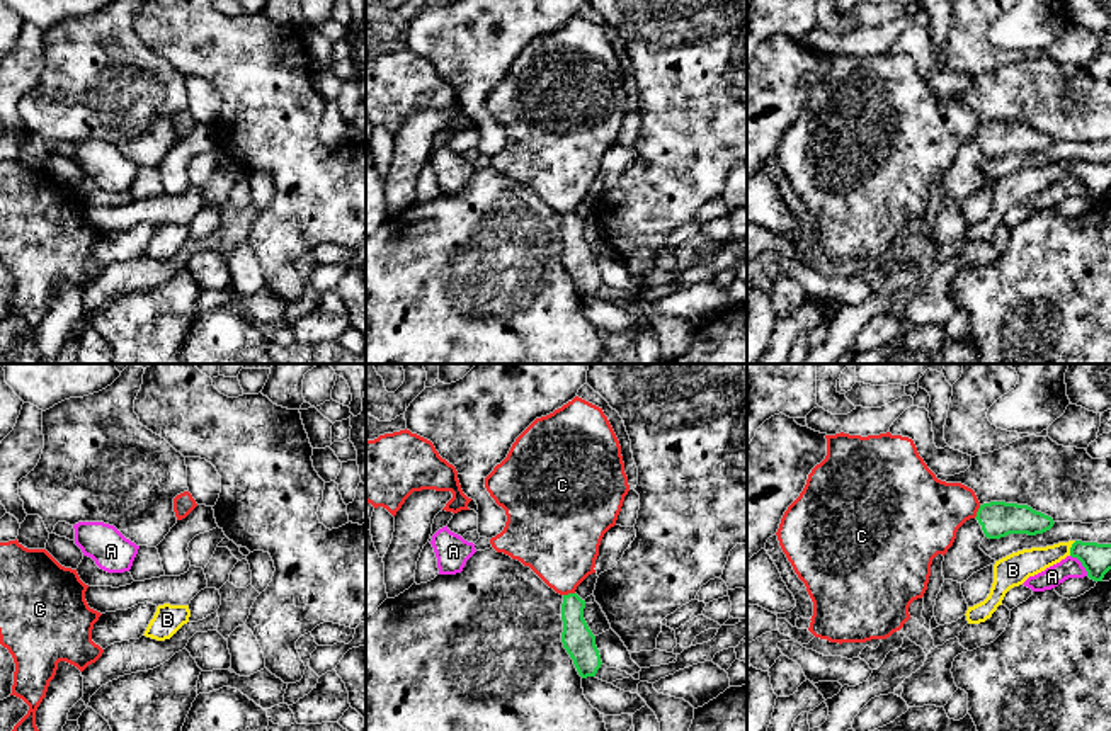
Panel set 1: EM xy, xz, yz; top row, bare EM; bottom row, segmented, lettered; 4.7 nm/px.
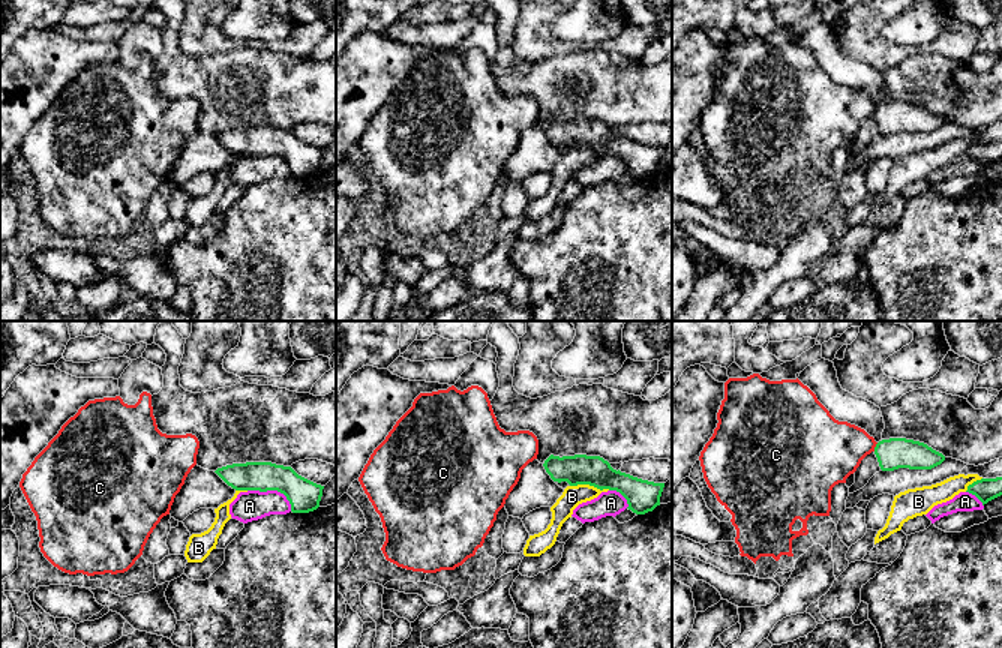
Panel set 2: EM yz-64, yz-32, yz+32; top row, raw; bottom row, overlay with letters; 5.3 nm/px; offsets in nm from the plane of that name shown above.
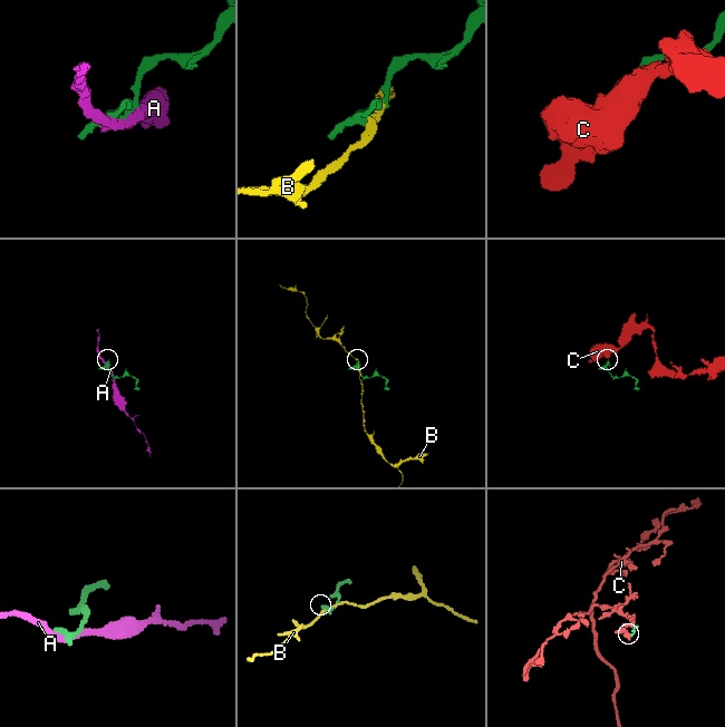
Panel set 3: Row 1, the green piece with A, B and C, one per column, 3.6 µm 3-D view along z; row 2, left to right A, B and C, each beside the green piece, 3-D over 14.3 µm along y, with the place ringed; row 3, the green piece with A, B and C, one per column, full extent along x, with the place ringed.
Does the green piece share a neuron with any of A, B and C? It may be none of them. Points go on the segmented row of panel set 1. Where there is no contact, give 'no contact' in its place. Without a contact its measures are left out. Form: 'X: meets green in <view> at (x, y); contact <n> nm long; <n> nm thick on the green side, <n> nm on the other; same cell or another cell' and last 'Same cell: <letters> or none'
A: meets green in yz at (1082, 565); contact 130 nm long; 140 nm thick on the green side, 100 nm on the other; another cell
B: meets green in yz at (1071, 548); contact 80 nm long; 140 nm thick on the green side, 140 nm on the other; another cell
C: meets green in yz at (977, 512); contact 70 nm long; 170 nm thick on the green side, 360 nm on the other; another cell
Same cell: none

